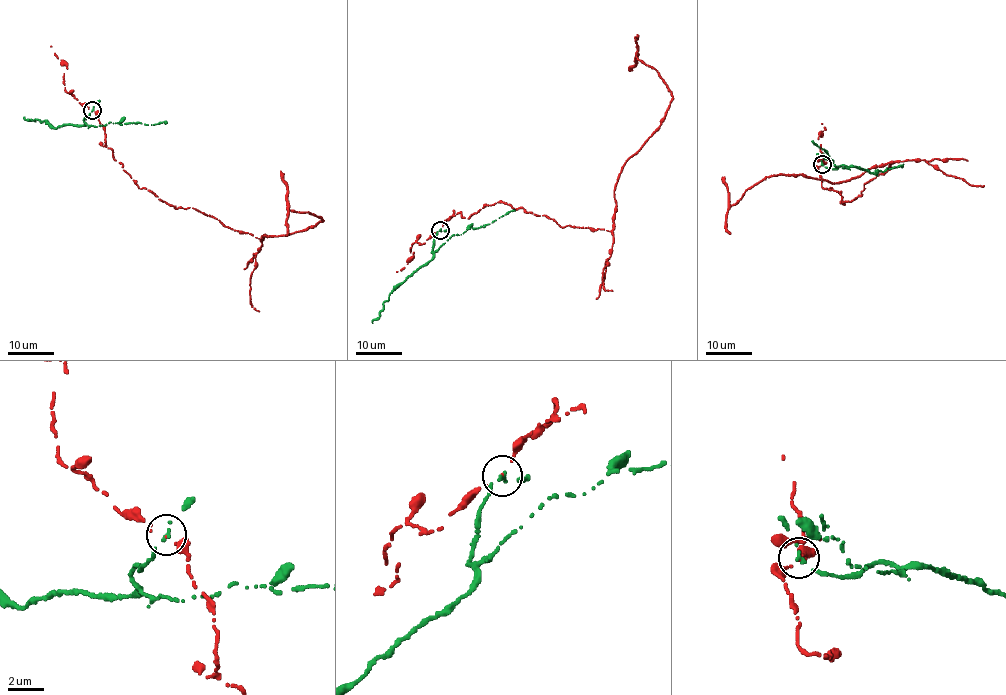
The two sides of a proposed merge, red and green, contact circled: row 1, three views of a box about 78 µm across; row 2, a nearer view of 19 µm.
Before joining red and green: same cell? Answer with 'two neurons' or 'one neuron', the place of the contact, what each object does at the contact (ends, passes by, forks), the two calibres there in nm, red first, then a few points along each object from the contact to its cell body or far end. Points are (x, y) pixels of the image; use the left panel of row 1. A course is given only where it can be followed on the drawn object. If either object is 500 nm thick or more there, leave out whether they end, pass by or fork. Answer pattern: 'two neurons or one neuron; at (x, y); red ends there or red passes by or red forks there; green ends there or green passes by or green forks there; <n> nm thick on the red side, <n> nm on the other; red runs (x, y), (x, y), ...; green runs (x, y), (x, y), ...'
two neurons; at (92, 110); red ends there; green ends there; 70 nm thick on the red side, 220 nm on the other; red runs (92, 110), (105, 129), (105, 145), (140, 189), (262, 240), (322, 221), (287, 207), (281, 170); green runs (92, 110), (84, 118), (85, 122), (96, 127), (110, 122), (153, 125), (167, 122)

